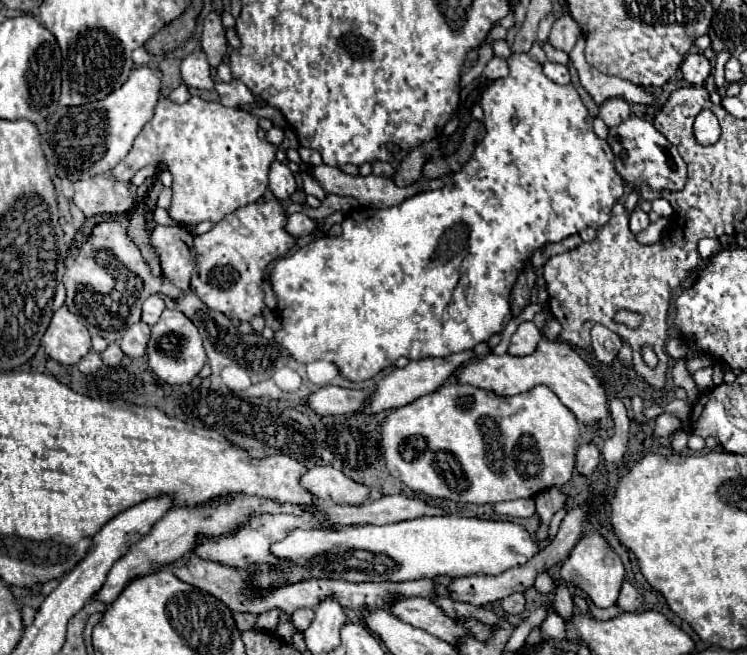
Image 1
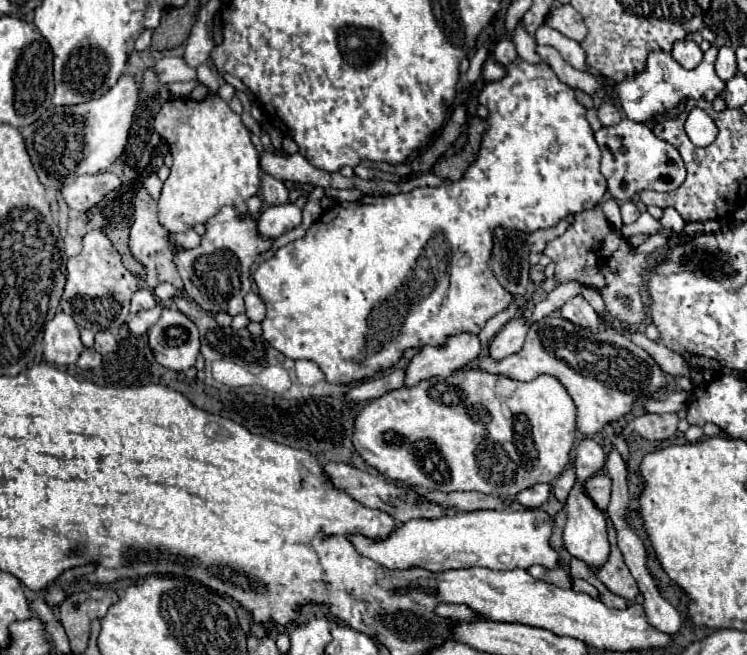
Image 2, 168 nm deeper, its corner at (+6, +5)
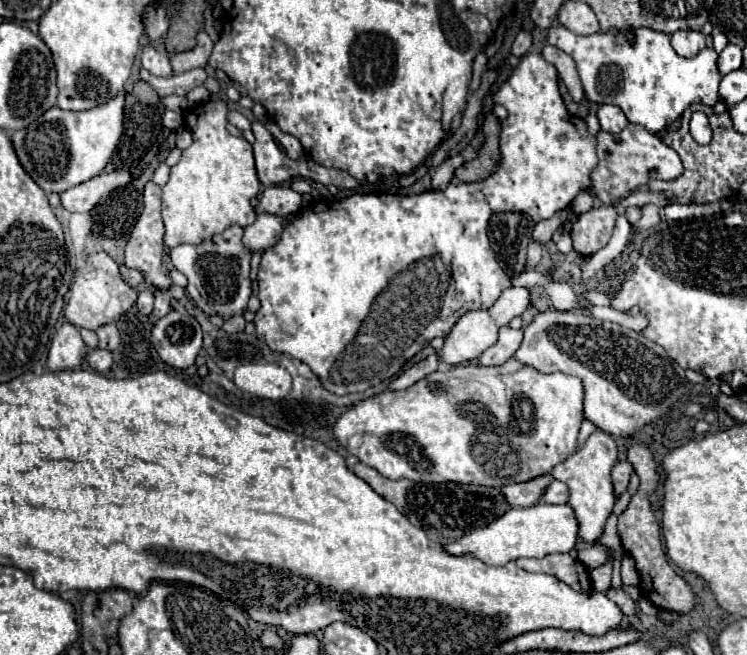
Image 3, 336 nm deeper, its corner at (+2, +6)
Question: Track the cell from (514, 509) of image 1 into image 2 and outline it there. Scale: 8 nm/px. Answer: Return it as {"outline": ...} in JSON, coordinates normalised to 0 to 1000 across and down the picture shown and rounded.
{"outline":[[[719,739],[719,742],[711,742],[708,748],[700,748],[697,754],[692,754],[689,766],[695,766],[703,776],[722,776],[732,766],[735,757],[738,757],[738,742],[735,739]]]}

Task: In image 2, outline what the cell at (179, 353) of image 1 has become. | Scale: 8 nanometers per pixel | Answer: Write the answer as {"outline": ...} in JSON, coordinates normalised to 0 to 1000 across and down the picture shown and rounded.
{"outline":[[[218,470],[213,492],[199,501],[199,531],[216,559],[248,568],[266,540],[264,498],[237,470]]]}

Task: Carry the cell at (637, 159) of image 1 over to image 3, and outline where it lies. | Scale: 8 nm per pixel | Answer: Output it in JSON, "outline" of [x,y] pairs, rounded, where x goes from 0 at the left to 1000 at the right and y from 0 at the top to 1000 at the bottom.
{"outline":[[[842,188],[831,203],[799,203],[799,237],[802,252],[794,261],[794,298],[810,313],[821,313],[829,304],[845,298],[853,285],[866,282],[869,273],[901,276],[917,261],[904,227],[890,221],[877,203],[869,203],[861,191]]]}

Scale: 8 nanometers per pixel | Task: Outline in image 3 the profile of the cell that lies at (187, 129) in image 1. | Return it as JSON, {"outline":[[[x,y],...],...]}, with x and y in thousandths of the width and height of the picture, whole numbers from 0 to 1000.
{"outline":[[[296,151],[277,154],[277,157],[256,166],[256,176],[258,179],[256,179],[256,188],[250,188],[250,194],[256,197],[258,218],[253,227],[248,227],[242,234],[240,249],[232,255],[232,267],[226,270],[224,282],[218,285],[216,325],[218,325],[218,340],[221,340],[221,374],[224,377],[237,377],[242,371],[269,371],[309,344],[331,347],[344,331],[344,325],[336,313],[336,304],[347,295],[349,279],[347,279],[344,261],[341,261],[339,224],[325,209],[315,209],[304,200],[307,160]]]}

